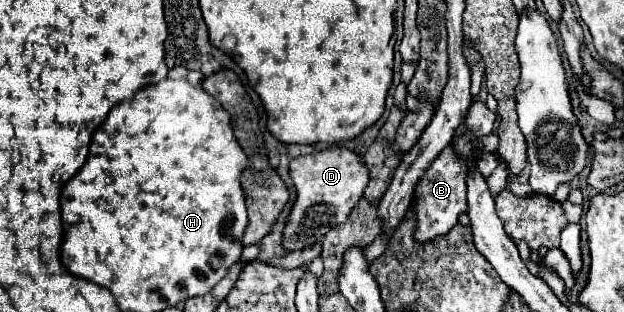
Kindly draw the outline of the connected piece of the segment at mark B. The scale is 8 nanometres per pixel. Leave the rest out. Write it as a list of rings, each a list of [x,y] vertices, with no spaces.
[[[453,145],[445,147],[441,155],[427,167],[423,177],[419,179],[415,193],[413,193],[413,203],[411,209],[415,211],[417,217],[417,229],[415,229],[415,241],[427,243],[439,235],[445,235],[459,223],[459,215],[467,213],[467,163],[455,155]]]

